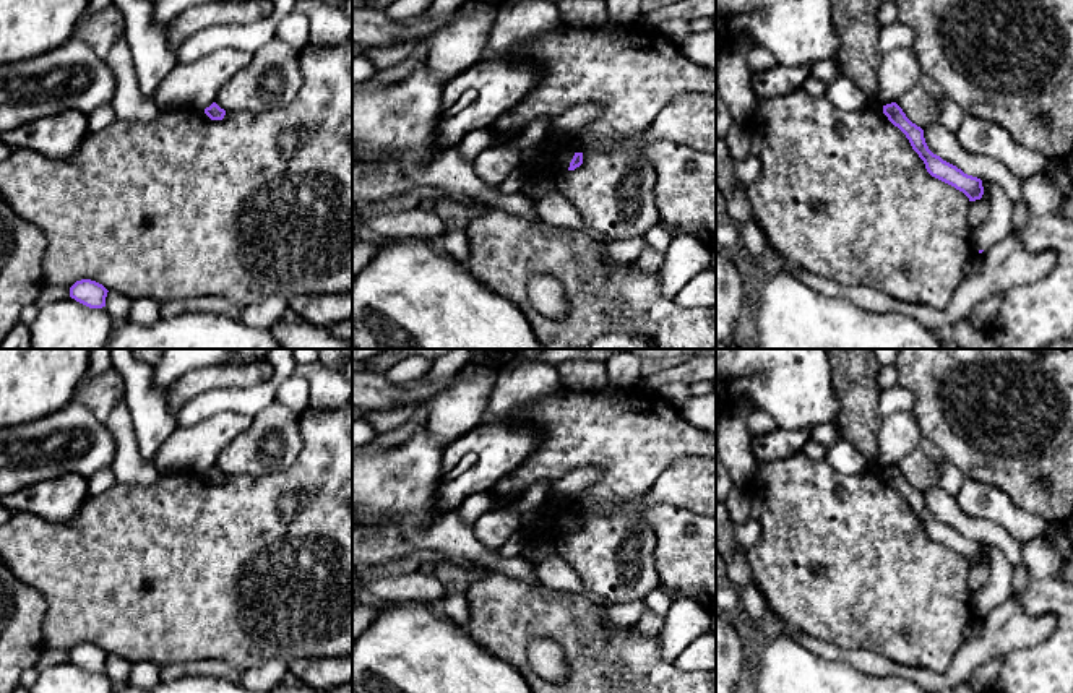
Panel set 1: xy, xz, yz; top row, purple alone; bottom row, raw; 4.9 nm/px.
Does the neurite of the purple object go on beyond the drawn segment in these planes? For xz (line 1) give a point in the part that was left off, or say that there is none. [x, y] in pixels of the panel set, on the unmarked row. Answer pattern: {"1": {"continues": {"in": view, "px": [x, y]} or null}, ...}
{"1": {"continues": null}}

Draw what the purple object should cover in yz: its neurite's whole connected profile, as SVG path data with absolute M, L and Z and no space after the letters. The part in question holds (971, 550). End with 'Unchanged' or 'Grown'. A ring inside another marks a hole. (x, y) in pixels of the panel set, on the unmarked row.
M896 466L883 469L883 477L894 490L898 490L906 498L912 513L924 524L927 536L932 540L963 555L969 562L969 565L982 562L984 558L982 544L964 537L956 529L933 518L925 506L924 493L916 487L912 487Z. Unchanged

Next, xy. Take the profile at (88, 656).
M91 643L76 644L70 651L70 661L89 672L106 670L107 652Z. Unchanged

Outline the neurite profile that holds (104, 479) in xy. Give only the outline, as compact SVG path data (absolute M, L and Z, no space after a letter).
M104 467L88 479L88 497L97 497L117 484L112 467Z

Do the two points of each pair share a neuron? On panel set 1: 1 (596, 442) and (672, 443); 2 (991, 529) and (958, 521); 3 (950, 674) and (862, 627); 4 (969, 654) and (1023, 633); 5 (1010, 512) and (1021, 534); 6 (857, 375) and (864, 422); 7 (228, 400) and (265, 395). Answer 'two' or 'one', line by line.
1: one
2: one
3: two
4: one
5: one
6: one
7: one

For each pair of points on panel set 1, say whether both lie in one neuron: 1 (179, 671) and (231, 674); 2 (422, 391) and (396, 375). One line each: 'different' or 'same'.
1: same
2: different

